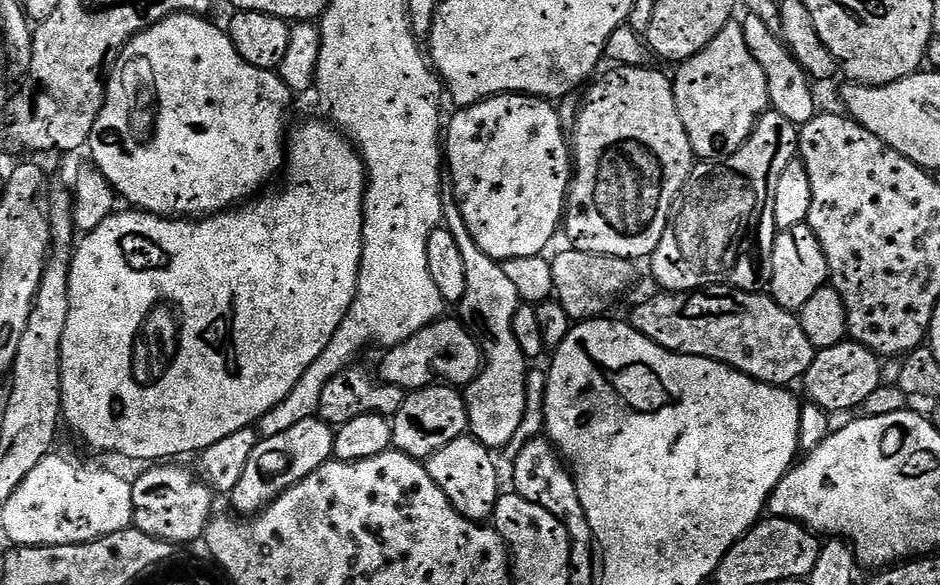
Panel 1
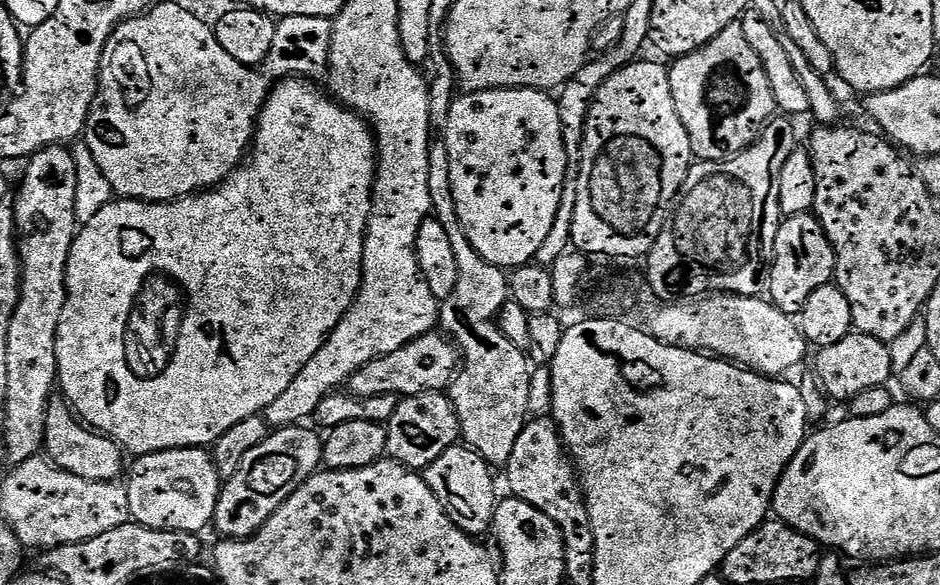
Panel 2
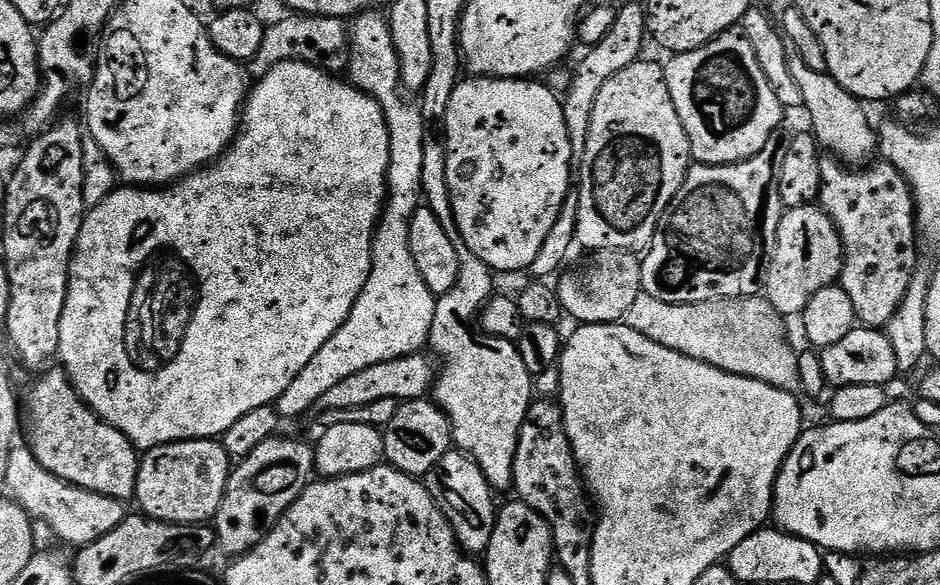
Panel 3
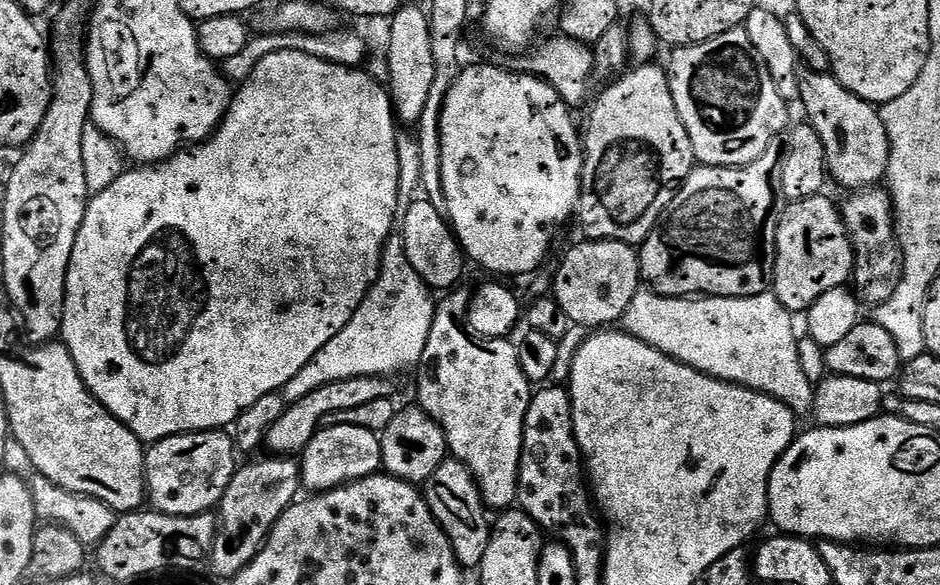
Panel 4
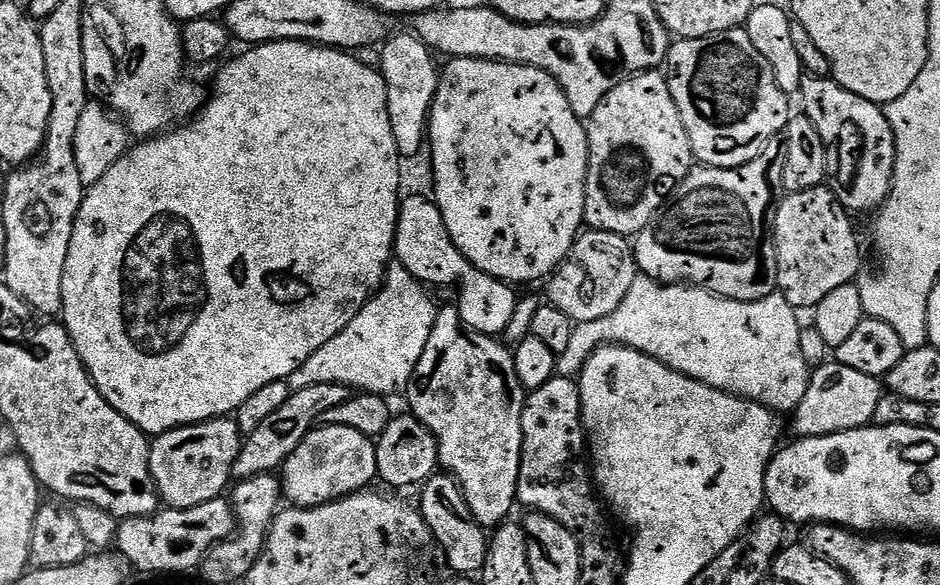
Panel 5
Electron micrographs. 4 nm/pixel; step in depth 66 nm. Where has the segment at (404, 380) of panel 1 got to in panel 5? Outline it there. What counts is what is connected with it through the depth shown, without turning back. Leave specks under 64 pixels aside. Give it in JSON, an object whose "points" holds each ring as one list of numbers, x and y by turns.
{"points":[[325,382,322,386,306,386,293,391,292,397,282,406,282,410,270,414,262,426,254,435,247,437,246,443,241,447,240,456,236,460,235,475,240,478,247,478,253,475,256,463,260,456,269,464,269,469,276,470,285,464,290,453,298,450,298,446,306,438,306,434,320,424,322,414,326,410,334,410,334,406,342,406,350,397,350,389,338,382]]}

